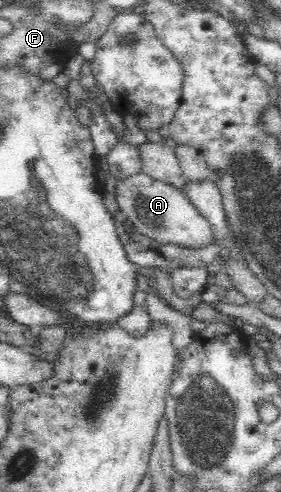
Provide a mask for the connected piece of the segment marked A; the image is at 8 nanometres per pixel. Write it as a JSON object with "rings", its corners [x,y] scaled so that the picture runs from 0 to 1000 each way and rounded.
{"rings":[[[502,346],[470,356],[413,364],[409,402],[423,425],[470,449],[470,455],[512,480],[569,494],[633,500],[733,498],[762,490],[740,449],[701,429],[680,404],[609,374],[548,366]]]}

